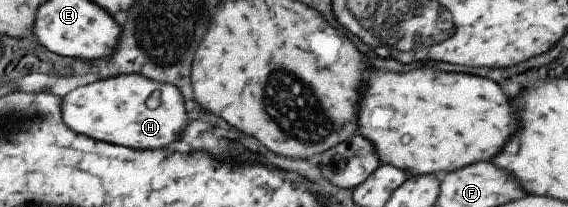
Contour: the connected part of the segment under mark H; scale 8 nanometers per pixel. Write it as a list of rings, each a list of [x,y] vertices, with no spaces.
[[[138,74],[115,75],[77,87],[62,97],[60,113],[62,123],[74,133],[130,149],[162,149],[180,135],[188,117],[177,87]]]

